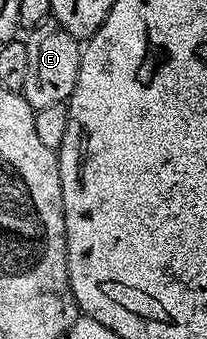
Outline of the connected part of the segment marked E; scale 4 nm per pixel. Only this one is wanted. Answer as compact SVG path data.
M51 16L41 22L35 30L29 31L24 41L28 48L28 73L20 93L26 97L30 107L35 111L69 100L76 88L76 76L80 72L83 47L79 39L73 38Z

